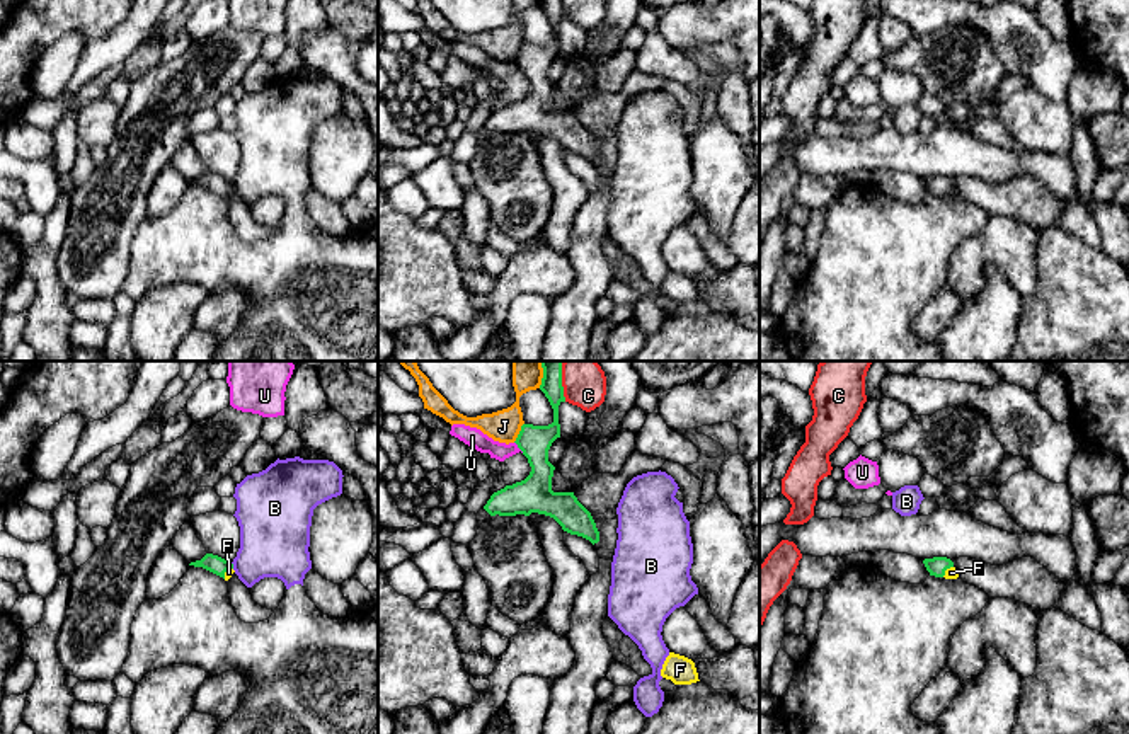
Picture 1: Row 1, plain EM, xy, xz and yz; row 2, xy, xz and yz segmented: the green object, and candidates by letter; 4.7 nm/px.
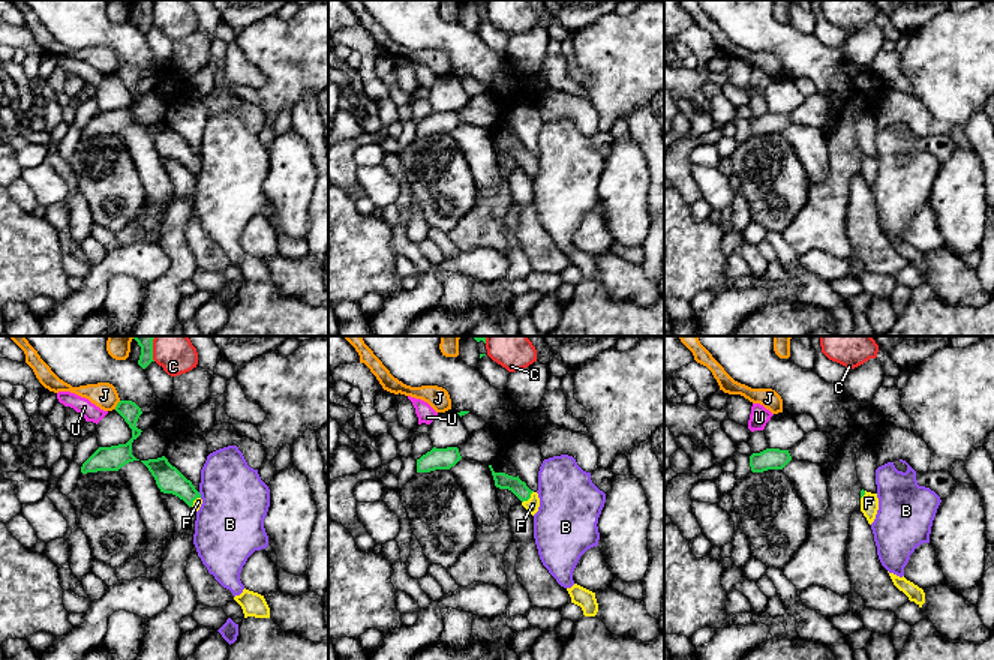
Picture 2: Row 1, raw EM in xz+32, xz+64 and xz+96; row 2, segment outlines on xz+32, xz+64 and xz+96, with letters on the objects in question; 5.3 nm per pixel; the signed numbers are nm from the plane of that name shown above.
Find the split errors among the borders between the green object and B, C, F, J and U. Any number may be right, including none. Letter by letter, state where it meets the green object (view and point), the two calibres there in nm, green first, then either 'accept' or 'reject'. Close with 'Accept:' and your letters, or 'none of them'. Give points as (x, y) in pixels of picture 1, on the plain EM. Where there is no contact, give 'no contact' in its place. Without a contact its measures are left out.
B: contact xy (232, 184); calibres 90 and 340 nm; reject
C: contact xz (562, 11); calibres 130 and 140 nm; reject
F: contact xy (225, 189); calibres 90 and 40 nm; accept
J: contact xz (520, 51); calibres 150 and 150 nm; reject
U: contact xz (518, 65); calibres 170 and 90 nm; reject
Accept: F

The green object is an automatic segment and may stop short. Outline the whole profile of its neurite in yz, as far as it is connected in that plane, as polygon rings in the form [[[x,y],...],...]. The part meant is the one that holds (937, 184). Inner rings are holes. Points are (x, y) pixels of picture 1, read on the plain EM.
[[[933,175],[923,179],[930,194],[945,196],[945,198],[957,198],[959,192],[954,186],[954,181],[947,175]]]

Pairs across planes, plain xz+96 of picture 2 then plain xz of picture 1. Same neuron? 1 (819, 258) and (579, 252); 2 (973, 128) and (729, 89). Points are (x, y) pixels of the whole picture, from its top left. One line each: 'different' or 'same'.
1: different
2: same

